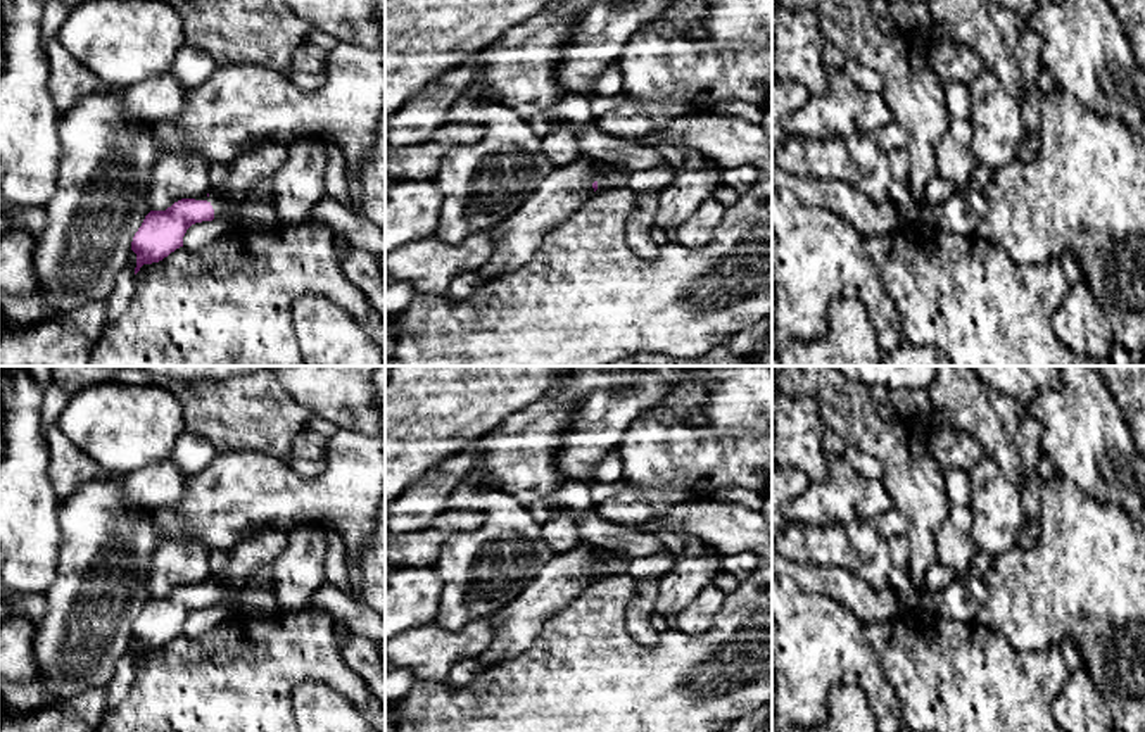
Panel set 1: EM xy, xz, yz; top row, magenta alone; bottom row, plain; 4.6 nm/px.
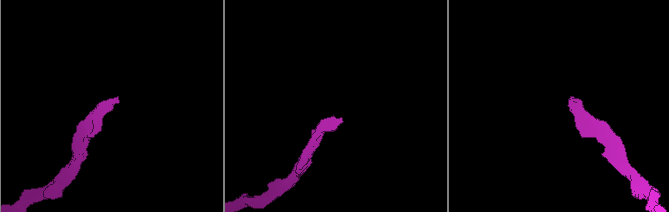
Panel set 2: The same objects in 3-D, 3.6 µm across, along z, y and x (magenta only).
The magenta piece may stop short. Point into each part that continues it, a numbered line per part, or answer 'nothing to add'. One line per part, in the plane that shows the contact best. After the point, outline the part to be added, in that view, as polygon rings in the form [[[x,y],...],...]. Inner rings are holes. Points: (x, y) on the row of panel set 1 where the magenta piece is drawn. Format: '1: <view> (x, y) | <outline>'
1: xy (232, 209) | [[[209,192],[200,197],[193,197],[195,200],[207,200],[214,209],[214,221],[219,221],[223,216],[226,216],[233,226],[233,230],[244,230],[242,223],[242,209],[244,204],[238,204],[235,200],[226,200],[221,195]]]

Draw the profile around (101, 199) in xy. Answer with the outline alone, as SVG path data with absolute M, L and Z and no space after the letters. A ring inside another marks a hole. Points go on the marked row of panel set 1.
M102 86L60 117L55 193L45 205L45 228L33 237L35 278L47 304L43 318L66 314L88 300L107 300L133 237L150 212L150 178L161 148L128 112L123 92Z

